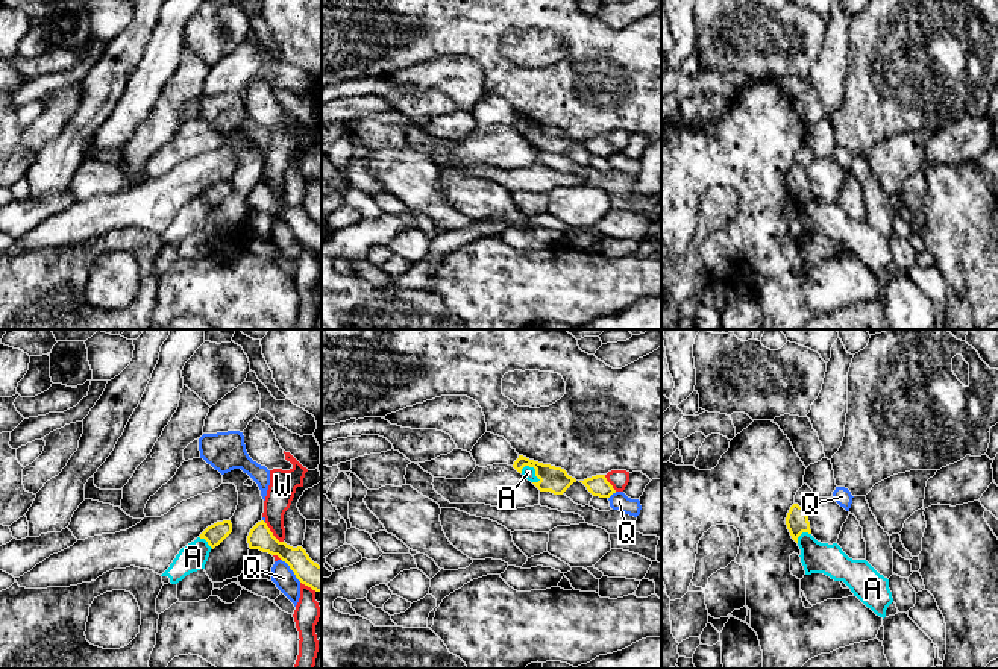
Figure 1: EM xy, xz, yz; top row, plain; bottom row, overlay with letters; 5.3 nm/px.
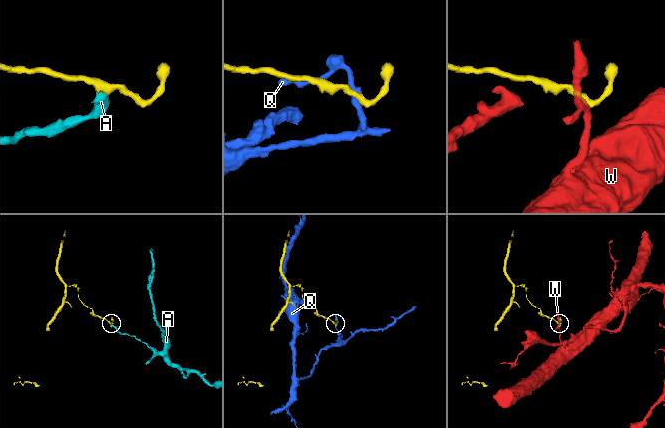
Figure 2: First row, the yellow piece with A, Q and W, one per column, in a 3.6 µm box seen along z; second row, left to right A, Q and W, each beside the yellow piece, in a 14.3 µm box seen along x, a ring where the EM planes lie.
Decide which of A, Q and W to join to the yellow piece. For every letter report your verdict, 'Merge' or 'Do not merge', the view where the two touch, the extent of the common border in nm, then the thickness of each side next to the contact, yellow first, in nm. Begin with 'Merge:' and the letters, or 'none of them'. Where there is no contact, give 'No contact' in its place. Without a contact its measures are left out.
Merge: none of them
A: Do not merge. Touches yellow in xz. Shared border 130 nm. Thickness 140 nm (yellow) against 70 nm
Q: Do not merge. Touches yellow in xy. Shared border 170 nm. Thickness 140 nm (yellow) against 120 nm
W: Do not merge. Touches yellow in xy. Shared border 150 nm. Thickness 130 nm (yellow) against 140 nm

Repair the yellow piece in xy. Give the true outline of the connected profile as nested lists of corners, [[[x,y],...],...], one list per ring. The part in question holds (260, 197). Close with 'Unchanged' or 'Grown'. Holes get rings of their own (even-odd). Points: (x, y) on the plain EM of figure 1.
[[[264,181],[250,190],[247,203],[250,209],[278,215],[302,244],[322,252],[322,226],[314,223],[302,206],[293,208],[285,202],[279,202]]]. Unchanged

